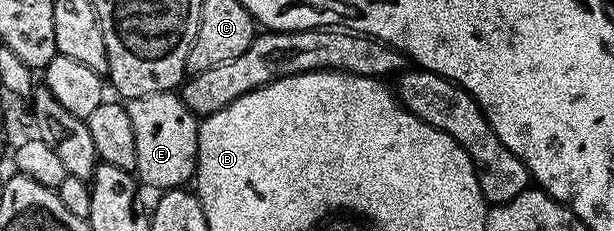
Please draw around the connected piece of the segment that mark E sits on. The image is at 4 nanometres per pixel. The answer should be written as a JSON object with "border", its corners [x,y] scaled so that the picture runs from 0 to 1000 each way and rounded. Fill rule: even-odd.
{"border":[[[283,394],[217,429],[205,446],[205,463],[212,532],[217,537],[223,645],[218,740],[225,784],[231,801],[256,814],[254,823],[290,818],[303,801],[322,732],[322,680],[327,662],[327,545],[322,506]]]}

